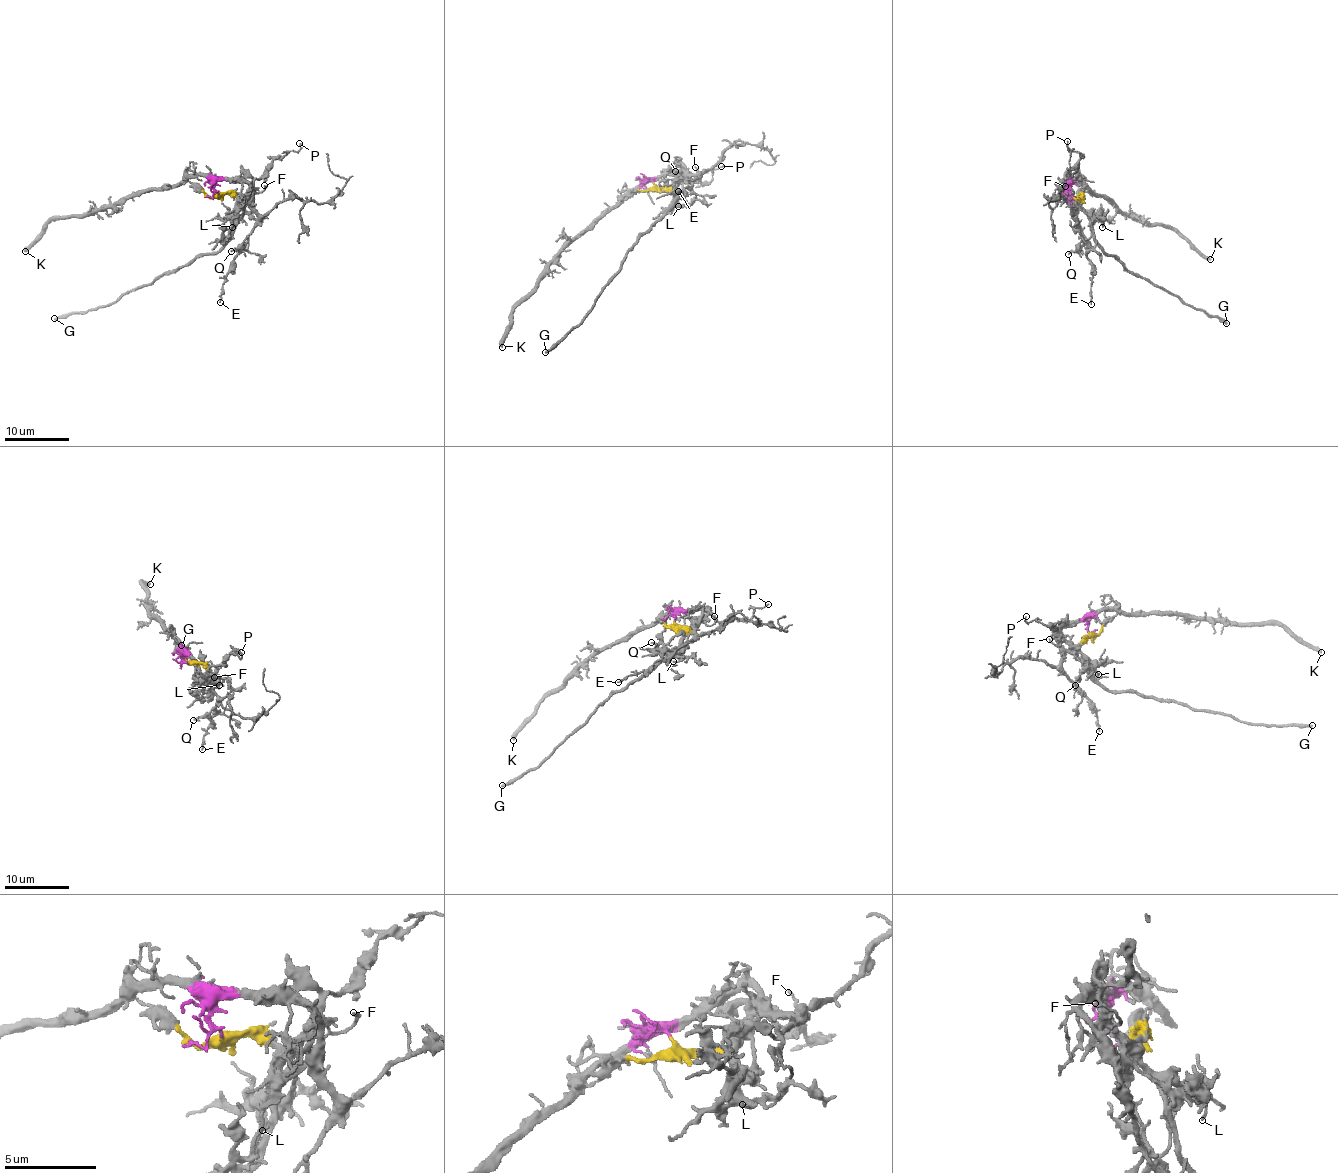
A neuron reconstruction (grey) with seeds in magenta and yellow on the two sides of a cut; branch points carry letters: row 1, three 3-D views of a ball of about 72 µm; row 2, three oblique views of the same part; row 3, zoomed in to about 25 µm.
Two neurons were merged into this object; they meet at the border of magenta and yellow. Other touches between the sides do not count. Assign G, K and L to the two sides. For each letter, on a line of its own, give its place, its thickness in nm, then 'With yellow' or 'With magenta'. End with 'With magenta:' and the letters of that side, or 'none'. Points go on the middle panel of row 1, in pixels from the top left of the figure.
G: Place: (545, 352). Thickness 280 nm. With yellow
K: Place: (502, 347). Thickness 400 nm. With magenta
L: Place: (678, 206). Thickness 130 nm. With yellow
With magenta: K

